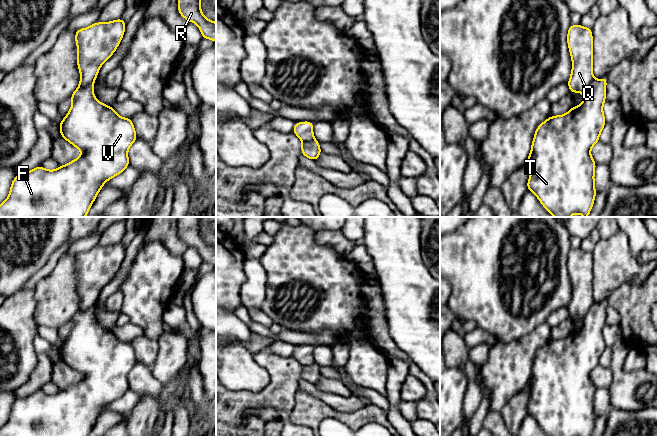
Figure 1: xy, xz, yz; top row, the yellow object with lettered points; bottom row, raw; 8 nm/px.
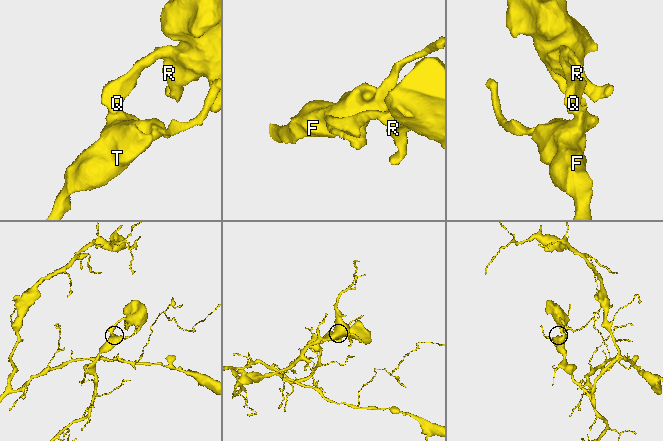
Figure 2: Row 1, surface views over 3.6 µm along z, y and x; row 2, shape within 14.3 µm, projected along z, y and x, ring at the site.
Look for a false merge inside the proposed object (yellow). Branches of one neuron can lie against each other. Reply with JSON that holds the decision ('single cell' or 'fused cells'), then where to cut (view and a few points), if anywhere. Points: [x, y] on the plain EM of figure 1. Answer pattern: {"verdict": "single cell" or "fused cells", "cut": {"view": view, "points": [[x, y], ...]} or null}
{"verdict": "fused cells", "cut": {"view": "xy", "points": [[92, 306], [78, 311]]}}

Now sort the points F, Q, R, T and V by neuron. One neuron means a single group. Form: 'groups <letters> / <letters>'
groups F T V / Q R

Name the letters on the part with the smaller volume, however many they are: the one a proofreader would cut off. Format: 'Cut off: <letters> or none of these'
Cut off: Q, R

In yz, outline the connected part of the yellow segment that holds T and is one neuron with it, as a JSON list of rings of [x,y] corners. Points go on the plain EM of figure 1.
[[[607,301],[593,303],[579,330],[573,330],[563,339],[551,339],[535,354],[527,382],[530,387],[527,414],[535,418],[548,436],[591,436],[597,418],[594,404],[597,388],[590,375],[599,366],[606,348],[603,329],[607,307]]]

